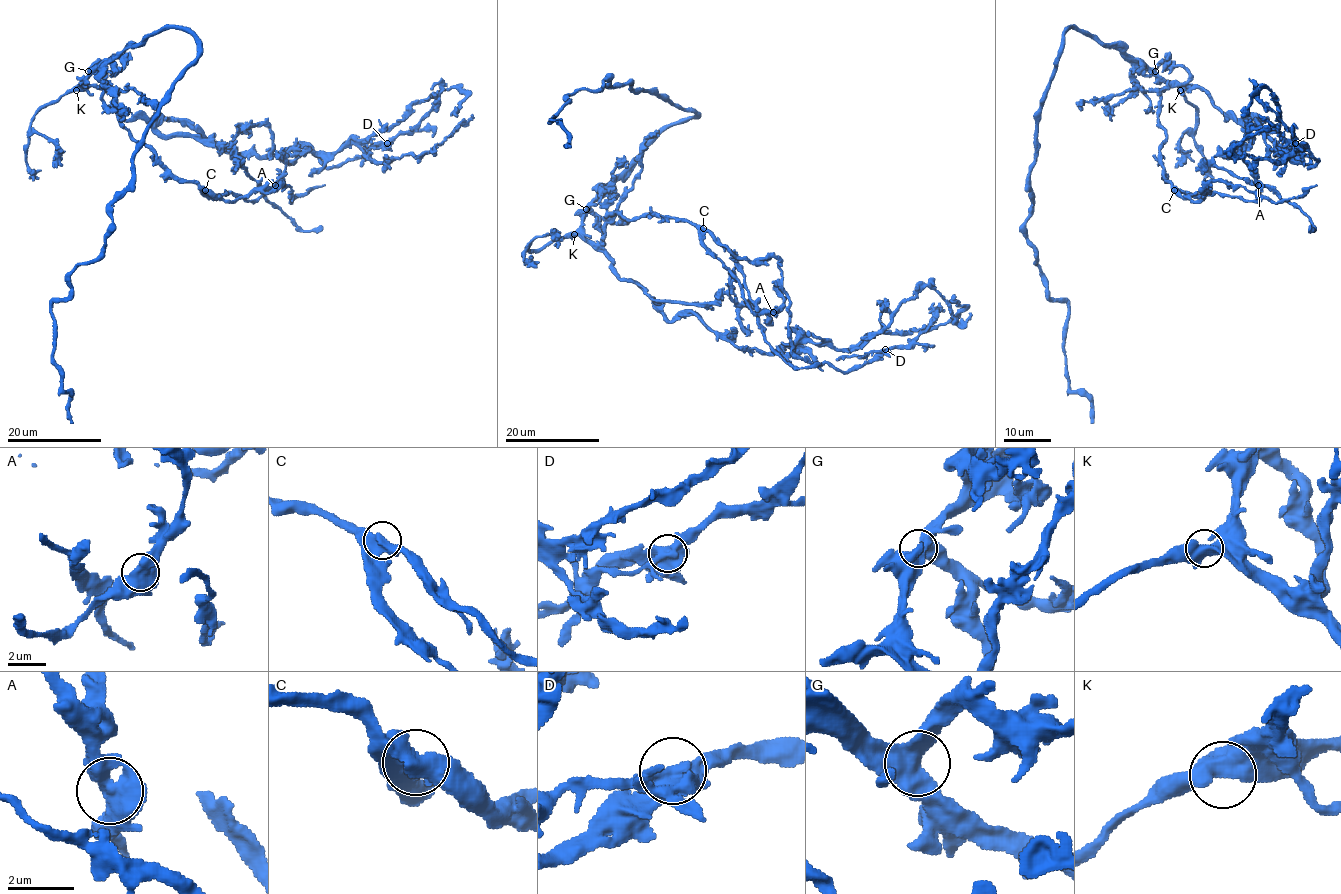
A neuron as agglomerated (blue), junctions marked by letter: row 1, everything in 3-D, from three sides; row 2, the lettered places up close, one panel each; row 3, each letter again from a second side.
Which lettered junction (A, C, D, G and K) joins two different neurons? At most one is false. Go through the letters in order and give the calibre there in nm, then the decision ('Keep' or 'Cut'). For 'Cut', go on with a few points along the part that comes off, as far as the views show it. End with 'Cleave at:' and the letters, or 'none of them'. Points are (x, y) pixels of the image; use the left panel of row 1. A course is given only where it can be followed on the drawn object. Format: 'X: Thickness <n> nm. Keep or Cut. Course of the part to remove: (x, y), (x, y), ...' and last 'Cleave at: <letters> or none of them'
A: Thickness 480 nm. Keep
C: Thickness 480 nm. Keep
D: Thickness 500 nm. Cut. Course of the part to remove: (387, 143), (379, 148), (366, 148), (356, 142), (347, 142), (338, 151)
G: Thickness 460 nm. Keep
K: Thickness 500 nm. Keep
Cleave at: D

